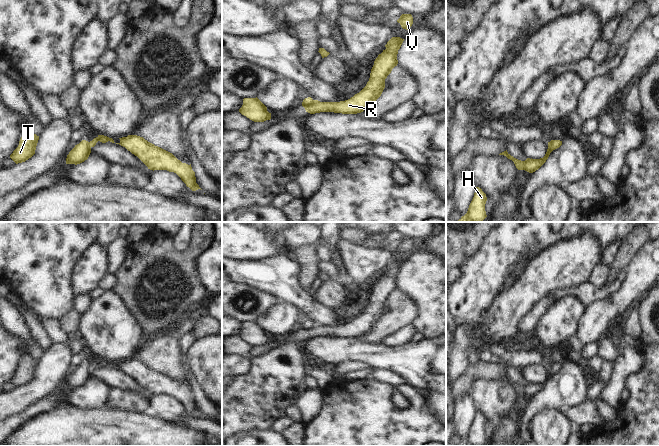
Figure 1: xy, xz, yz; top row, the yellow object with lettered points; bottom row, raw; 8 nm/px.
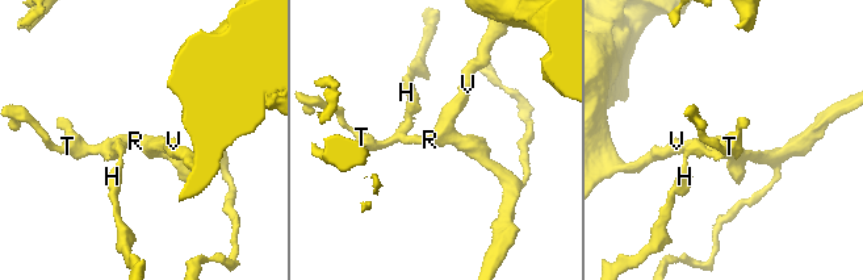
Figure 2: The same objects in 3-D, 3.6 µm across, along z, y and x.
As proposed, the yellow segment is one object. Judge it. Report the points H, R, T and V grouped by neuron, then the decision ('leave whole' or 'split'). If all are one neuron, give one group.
H T / R V; split

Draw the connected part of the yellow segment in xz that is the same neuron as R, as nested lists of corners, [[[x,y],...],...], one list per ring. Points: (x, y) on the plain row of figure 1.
[[[392,261],[387,266],[386,273],[374,285],[369,305],[359,317],[348,324],[340,326],[314,324],[305,332],[306,336],[310,338],[320,336],[357,338],[373,330],[385,312],[385,303],[398,288],[397,278],[403,265],[404,263],[400,261]]]

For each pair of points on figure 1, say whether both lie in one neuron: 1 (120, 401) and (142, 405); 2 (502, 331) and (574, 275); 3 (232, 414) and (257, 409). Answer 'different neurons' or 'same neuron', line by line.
1: same neuron
2: same neuron
3: same neuron

